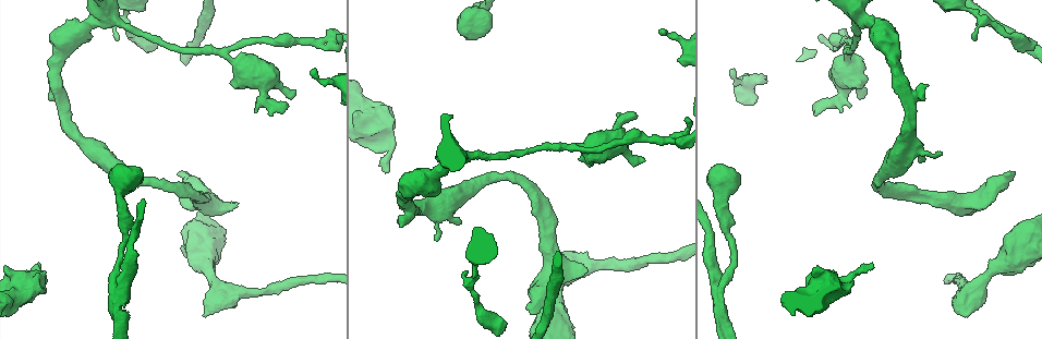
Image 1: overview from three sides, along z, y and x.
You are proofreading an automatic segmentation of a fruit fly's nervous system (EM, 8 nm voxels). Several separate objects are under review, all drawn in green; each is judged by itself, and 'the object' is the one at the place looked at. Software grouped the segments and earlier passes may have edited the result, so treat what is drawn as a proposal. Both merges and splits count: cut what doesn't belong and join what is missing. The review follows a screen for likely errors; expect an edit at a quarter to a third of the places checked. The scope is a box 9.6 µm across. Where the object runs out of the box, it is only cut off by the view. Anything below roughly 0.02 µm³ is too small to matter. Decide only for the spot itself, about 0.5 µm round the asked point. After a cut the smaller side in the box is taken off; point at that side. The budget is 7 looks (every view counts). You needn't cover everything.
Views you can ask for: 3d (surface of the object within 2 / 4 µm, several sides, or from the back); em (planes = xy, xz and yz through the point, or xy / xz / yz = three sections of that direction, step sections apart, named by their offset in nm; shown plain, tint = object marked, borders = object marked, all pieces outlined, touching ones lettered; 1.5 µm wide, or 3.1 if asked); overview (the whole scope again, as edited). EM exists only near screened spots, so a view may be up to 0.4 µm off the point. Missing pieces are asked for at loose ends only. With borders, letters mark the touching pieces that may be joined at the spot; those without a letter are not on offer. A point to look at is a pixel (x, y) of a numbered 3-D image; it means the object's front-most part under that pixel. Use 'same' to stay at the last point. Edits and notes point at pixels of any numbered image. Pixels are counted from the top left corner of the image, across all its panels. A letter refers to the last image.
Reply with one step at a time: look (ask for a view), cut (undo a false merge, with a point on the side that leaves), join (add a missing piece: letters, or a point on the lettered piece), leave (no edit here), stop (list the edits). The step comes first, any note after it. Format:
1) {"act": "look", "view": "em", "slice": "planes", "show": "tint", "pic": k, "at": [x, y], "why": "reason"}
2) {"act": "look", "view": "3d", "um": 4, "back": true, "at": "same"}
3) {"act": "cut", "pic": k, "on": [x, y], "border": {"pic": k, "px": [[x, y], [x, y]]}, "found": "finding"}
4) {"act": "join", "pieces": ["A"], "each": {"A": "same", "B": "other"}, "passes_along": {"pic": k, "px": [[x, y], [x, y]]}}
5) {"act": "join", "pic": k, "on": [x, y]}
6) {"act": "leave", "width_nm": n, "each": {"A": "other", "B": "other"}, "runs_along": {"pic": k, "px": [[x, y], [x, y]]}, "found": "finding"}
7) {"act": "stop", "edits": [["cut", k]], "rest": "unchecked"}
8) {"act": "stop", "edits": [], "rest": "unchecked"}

{"act": "look", "view": "em", "slice": "planes", "show": "borders", "pic": 1, "at": [119, 286], "why": "sharp bend"}

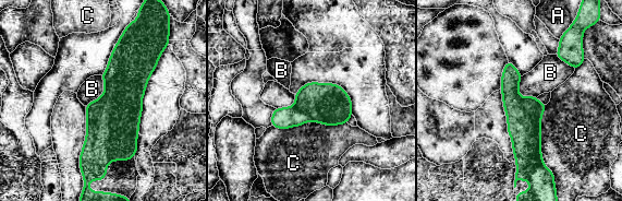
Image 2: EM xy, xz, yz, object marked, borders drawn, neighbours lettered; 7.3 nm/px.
{"act": "cut", "pic": 2, "on": [522, 113], "longest_contact_nm": ["C", 550], "each": {"A": "other", "B": "other", "C": "other"}, "part_leaving": {"pic": 2, "px": [[509, 64], [526, 164]]}, "found": "two neurons meet here"}

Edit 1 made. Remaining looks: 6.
{"act": "look", "view": "3d", "um": 4, "pic": 1, "at": [871, 266], "why": "free end"}

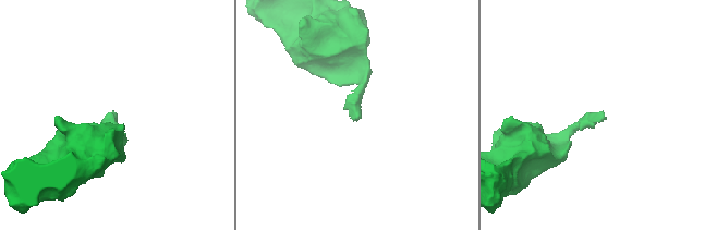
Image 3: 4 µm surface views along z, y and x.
{"act": "look", "view": "em", "slice": "planes", "show": "plain", "pic": 3, "at": [114, 115]}

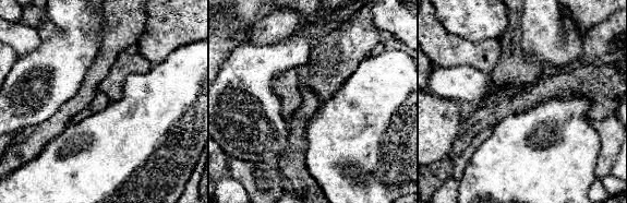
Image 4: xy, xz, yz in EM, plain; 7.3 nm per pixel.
{"act": "look", "view": "em", "slice": "planes", "show": "borders", "at": "same"}

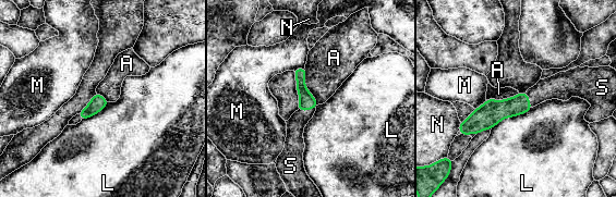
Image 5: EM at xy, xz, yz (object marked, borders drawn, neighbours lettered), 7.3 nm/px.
{"act": "join", "pic": 5, "on": [294, 142], "width_nm": 110, "each": {"A": "other", "L": "other", "M": "other", "N": "other", "S": "same"}, "passes_along": {"pic": 5, "px": [[306, 100], [305, 110], [294, 142]]}, "found": "it goes on there"}

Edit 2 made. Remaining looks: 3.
{"act": "look", "view": "3d", "um": 4, "pic": 1, "at": [205, 315], "why": "an open end"}

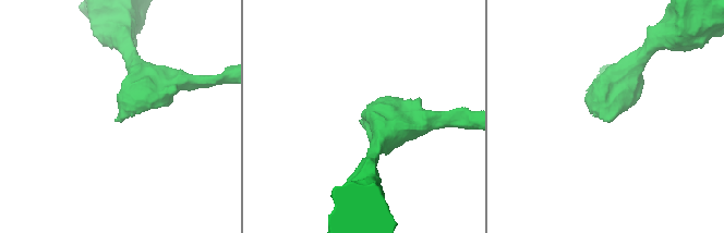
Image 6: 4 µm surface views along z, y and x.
{"act": "look", "view": "em", "slice": "xy", "step": 4, "show": "tint", "pic": 6, "at": [363, 117]}

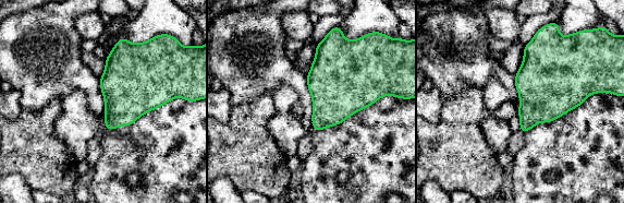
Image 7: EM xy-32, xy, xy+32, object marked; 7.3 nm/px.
{"act": "look", "view": "em", "slice": "planes", "show": "borders", "at": "same", "why": "another direction"}

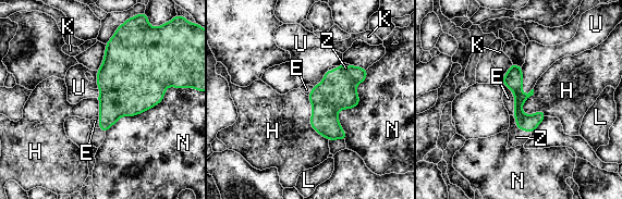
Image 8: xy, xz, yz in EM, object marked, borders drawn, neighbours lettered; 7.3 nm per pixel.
{"act": "join", "pic": 8, "on": [516, 137], "each": {"E": "other", "H": "other", "K": "other", "L": "other", "N": "other", "U": "other", "Z": "same"}, "found": "it goes on there"}

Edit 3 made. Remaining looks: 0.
{"act": "stop", "edits": [["cut", 2], ["join", 5], ["join", 8]], "rest": "unchecked"}

